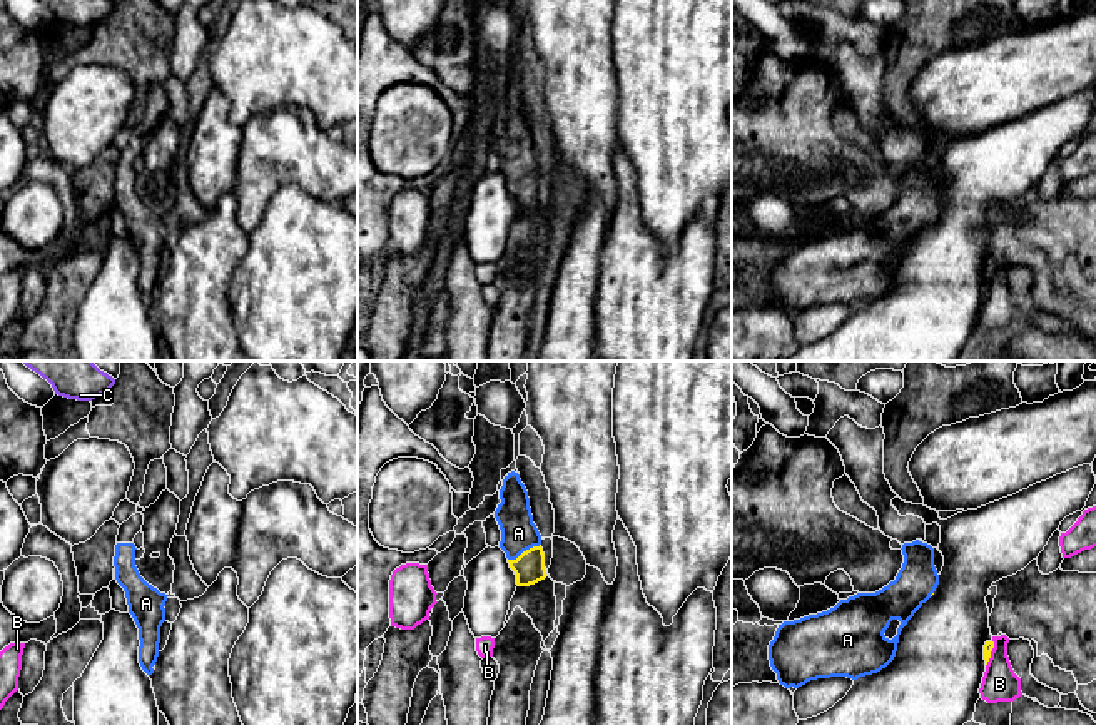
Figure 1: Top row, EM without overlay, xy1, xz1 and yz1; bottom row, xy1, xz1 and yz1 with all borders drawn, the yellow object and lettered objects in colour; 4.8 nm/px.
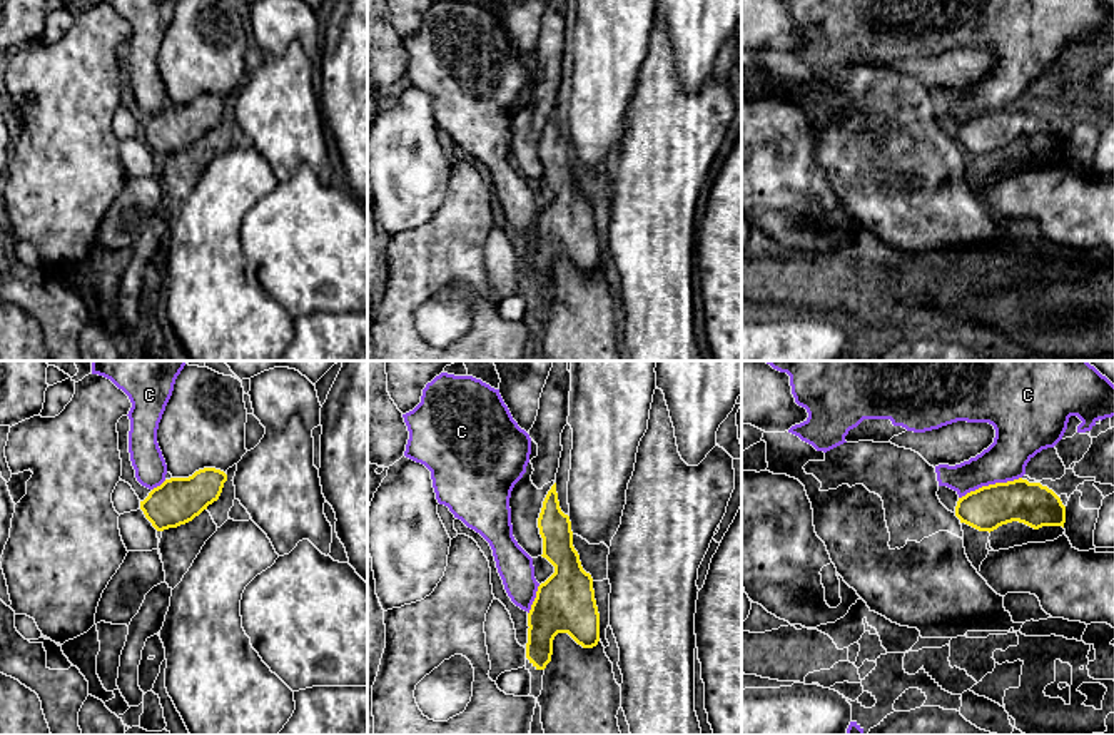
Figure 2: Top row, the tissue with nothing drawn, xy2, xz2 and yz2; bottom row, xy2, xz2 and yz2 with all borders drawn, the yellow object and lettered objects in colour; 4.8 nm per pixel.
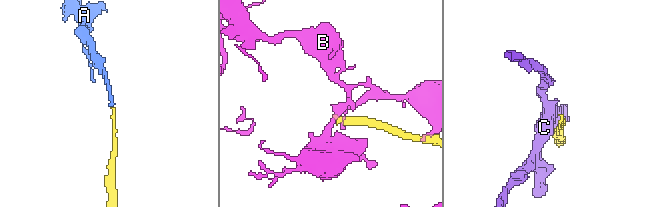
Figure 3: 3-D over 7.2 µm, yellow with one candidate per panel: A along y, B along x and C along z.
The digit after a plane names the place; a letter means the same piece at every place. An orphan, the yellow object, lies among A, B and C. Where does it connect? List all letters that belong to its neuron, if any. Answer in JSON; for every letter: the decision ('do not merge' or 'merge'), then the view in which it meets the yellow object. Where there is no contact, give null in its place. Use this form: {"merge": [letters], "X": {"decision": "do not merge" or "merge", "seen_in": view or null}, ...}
{"merge": ["A"], "A": {"decision": "merge", "seen_in": "xz1"}, "B": {"decision": "do not merge", "seen_in": "yz1"}, "C": {"decision": "do not merge", "seen_in": "yz2"}}

